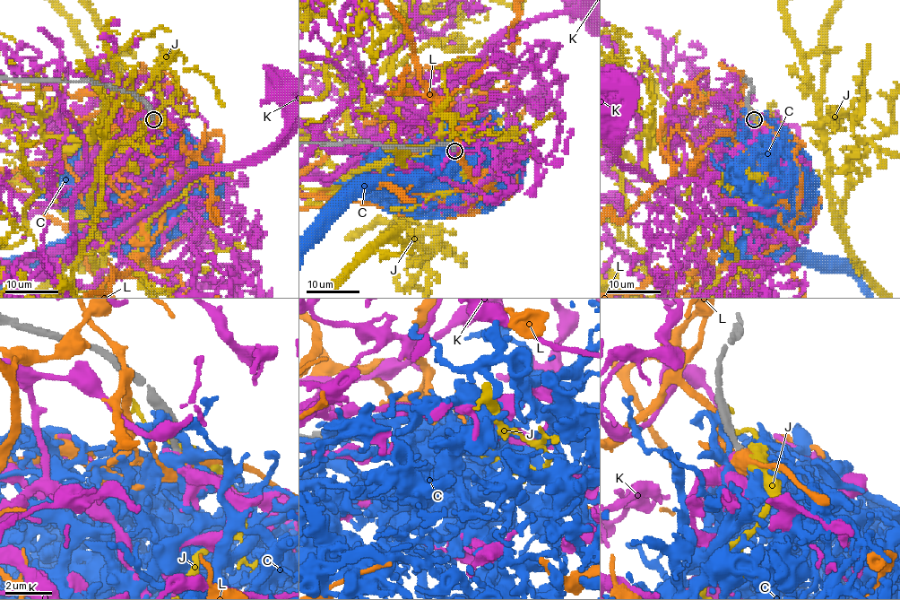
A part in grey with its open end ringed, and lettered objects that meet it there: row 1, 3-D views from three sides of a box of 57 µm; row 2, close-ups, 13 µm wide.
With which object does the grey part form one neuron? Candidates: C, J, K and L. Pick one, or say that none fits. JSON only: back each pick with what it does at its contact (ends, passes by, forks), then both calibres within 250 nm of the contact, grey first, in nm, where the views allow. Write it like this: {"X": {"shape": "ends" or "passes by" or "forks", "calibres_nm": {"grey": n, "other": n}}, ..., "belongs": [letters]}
{"belongs": []}

